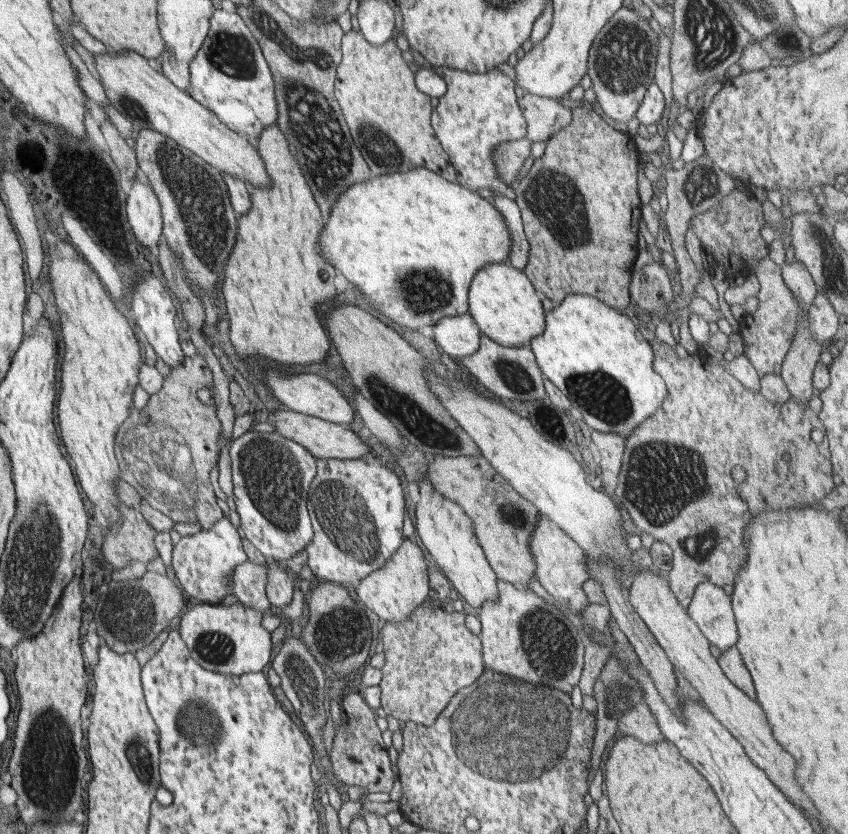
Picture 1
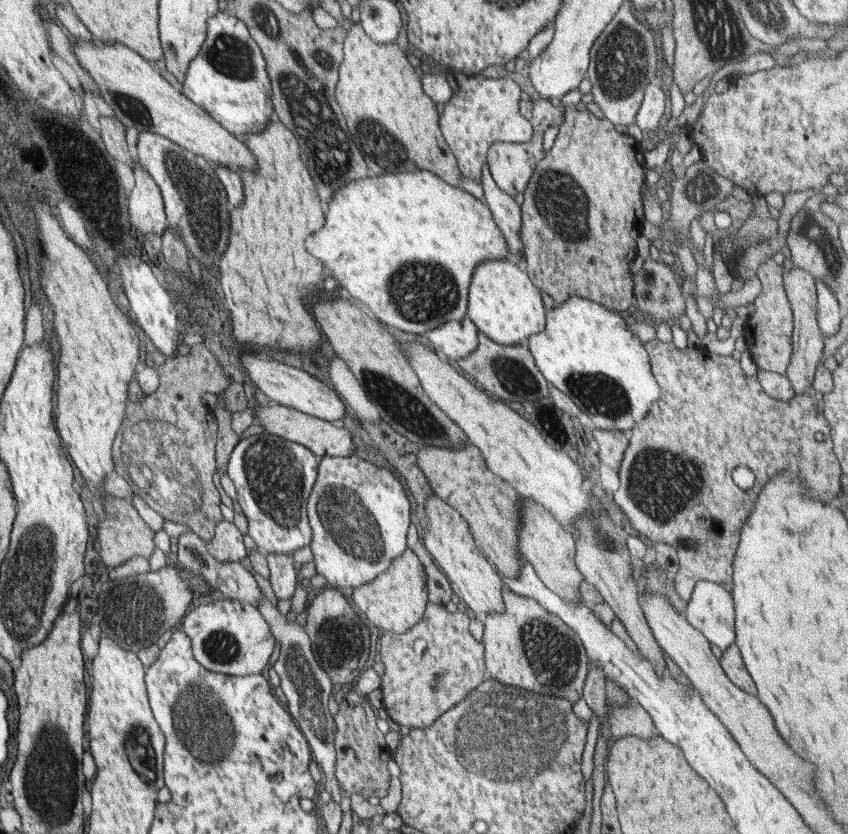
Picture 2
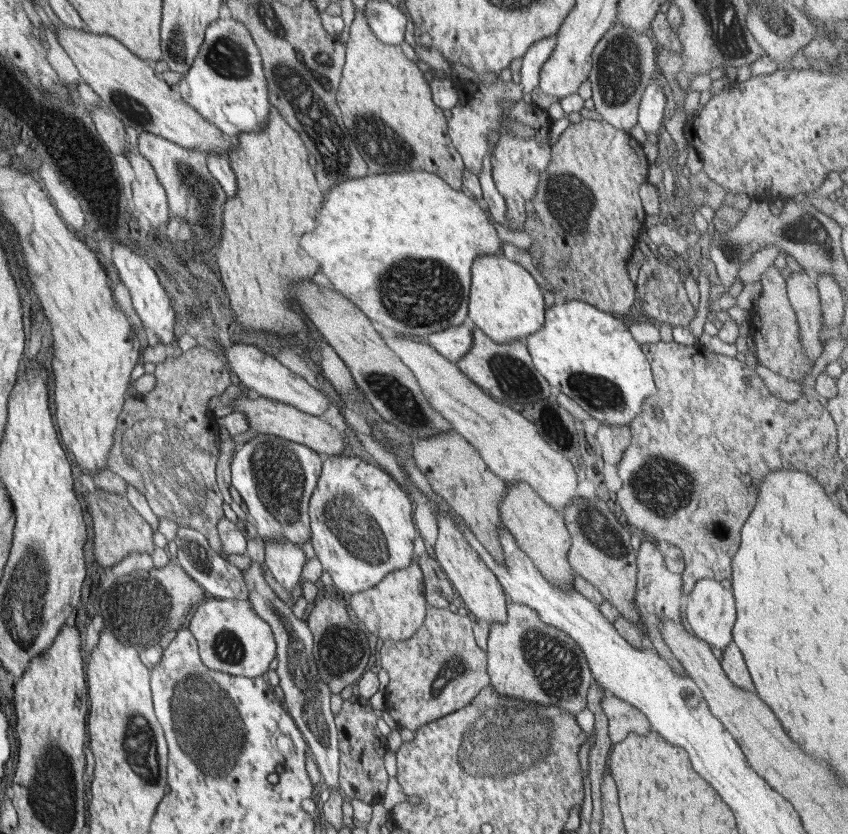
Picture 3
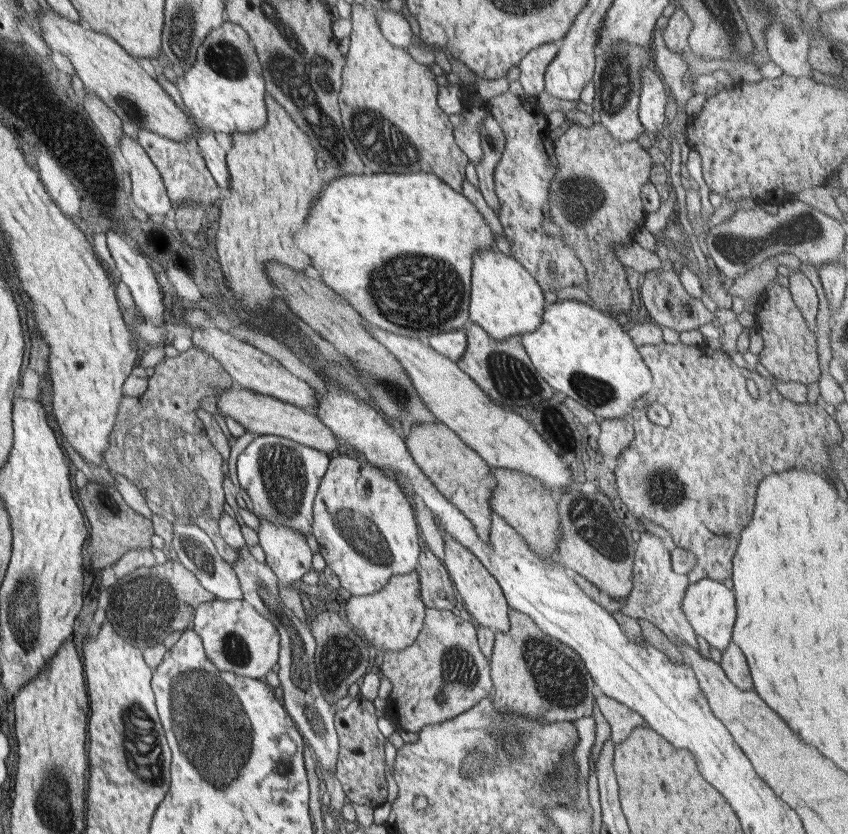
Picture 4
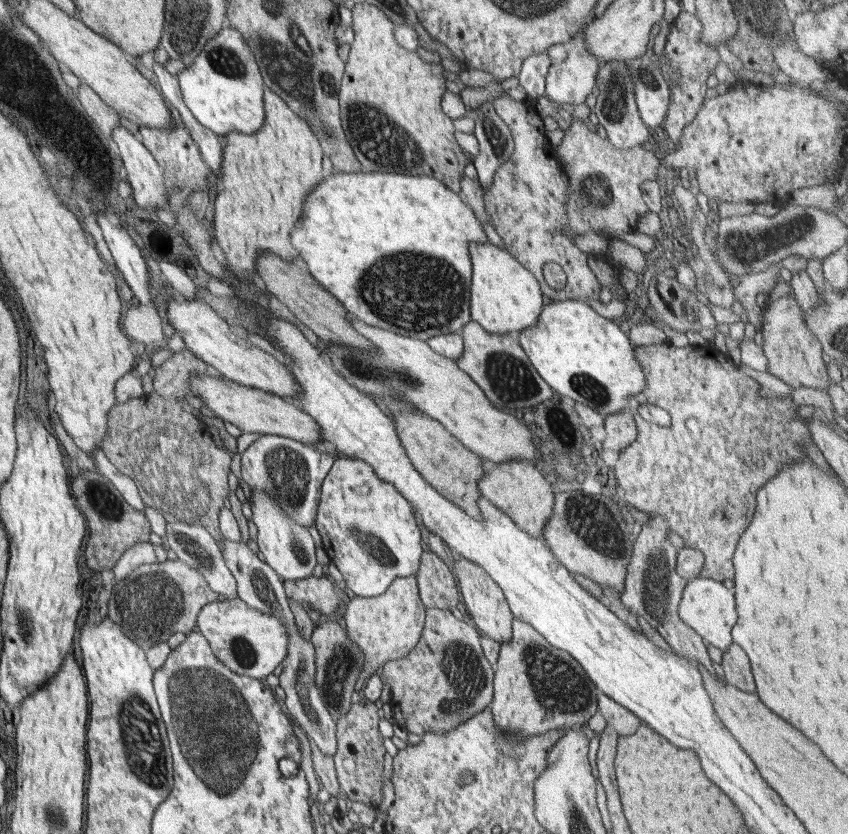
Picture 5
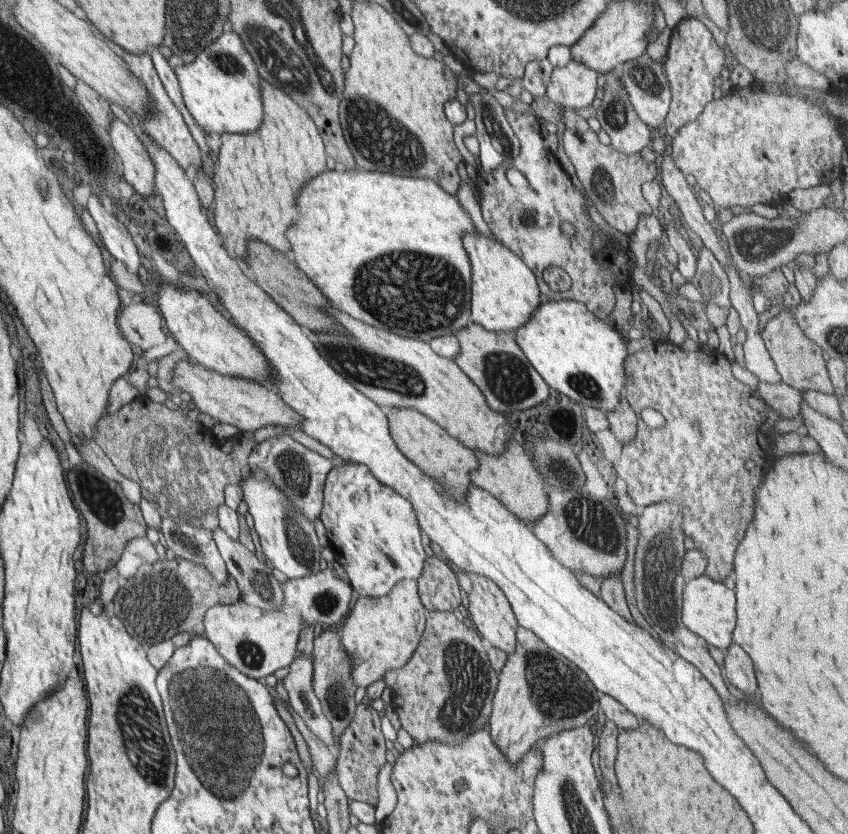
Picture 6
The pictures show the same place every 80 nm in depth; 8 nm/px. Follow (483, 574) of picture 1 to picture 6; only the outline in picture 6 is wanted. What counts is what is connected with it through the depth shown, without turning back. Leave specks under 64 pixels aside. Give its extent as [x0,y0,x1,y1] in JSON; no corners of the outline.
[466,572,517,655]

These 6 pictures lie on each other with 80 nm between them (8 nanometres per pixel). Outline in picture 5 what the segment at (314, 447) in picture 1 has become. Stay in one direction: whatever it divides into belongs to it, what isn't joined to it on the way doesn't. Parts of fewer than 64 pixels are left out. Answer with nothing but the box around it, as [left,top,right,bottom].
[189,374,324,447]

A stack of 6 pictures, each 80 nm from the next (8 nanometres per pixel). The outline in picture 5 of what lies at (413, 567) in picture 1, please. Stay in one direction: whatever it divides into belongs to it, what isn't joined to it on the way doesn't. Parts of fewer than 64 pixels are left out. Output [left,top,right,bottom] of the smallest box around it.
[342,574,426,691]

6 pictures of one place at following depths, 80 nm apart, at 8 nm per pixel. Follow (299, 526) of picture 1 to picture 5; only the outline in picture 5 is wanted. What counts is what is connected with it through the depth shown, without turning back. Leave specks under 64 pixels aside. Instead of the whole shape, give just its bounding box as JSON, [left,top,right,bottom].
[241,435,335,527]

